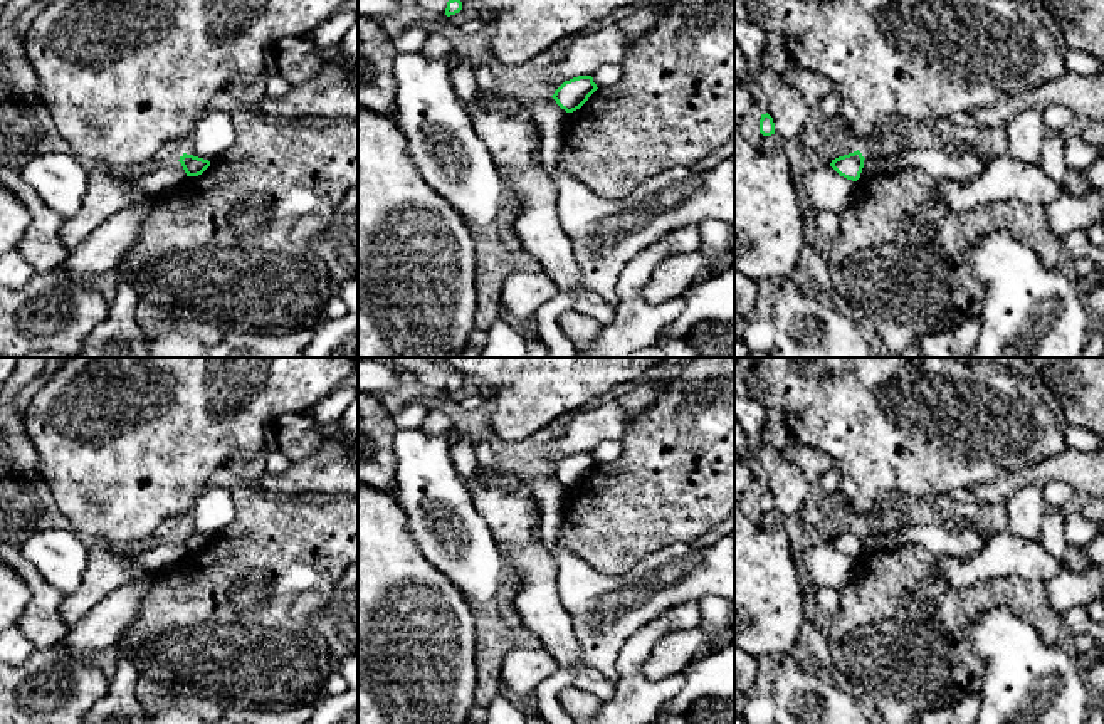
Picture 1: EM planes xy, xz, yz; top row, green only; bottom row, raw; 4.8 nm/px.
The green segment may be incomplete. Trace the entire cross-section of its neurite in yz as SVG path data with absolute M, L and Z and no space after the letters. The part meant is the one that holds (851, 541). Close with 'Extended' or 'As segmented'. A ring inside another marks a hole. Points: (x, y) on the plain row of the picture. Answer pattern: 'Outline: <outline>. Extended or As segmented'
Outline: M857 526L854 529L839 533L832 536L830 543L844 554L857 558L860 554L862 544L864 544L864 533Z. As segmented

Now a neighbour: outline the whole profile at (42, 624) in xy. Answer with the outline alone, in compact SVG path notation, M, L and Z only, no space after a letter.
M0 543L0 561L24 578L30 600L17 627L35 645L45 650L59 645L67 635L69 627L60 615L64 593L47 583L18 546Z

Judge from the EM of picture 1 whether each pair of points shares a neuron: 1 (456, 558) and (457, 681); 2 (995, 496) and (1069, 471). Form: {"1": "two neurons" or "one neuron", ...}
{"1": "two neurons", "2": "one neuron"}

